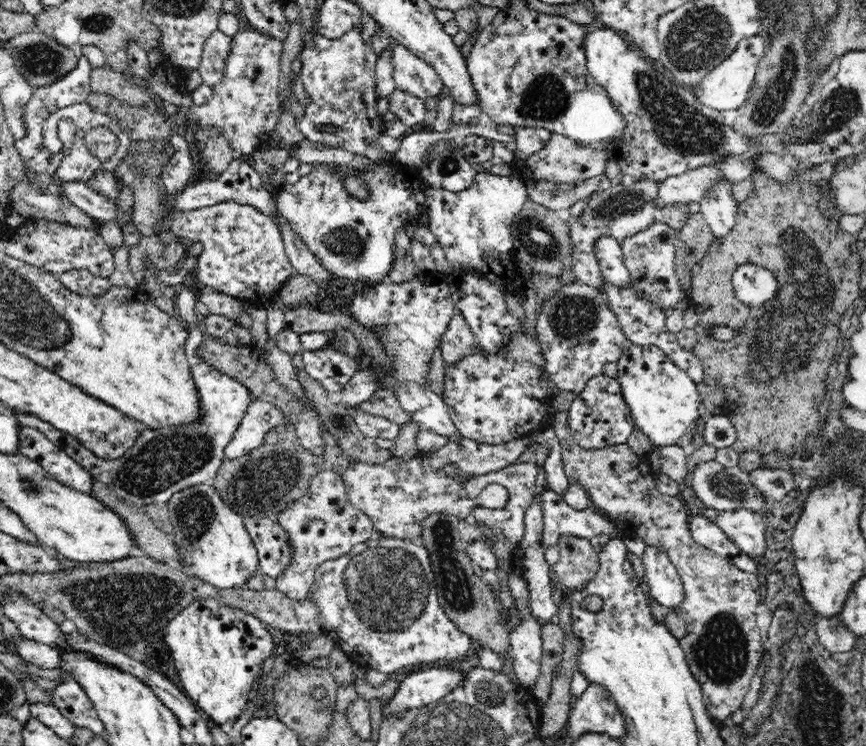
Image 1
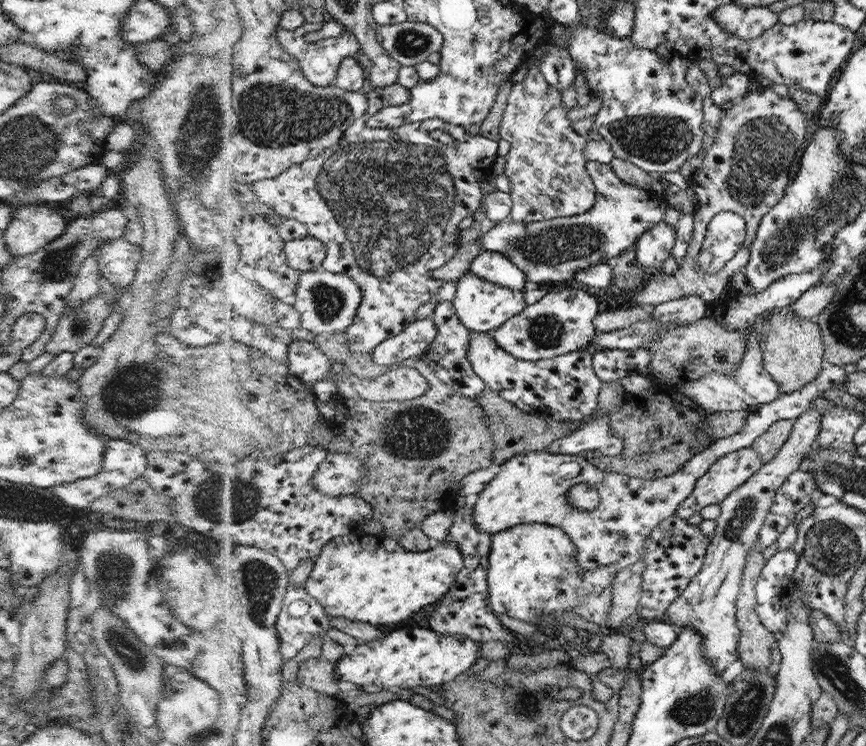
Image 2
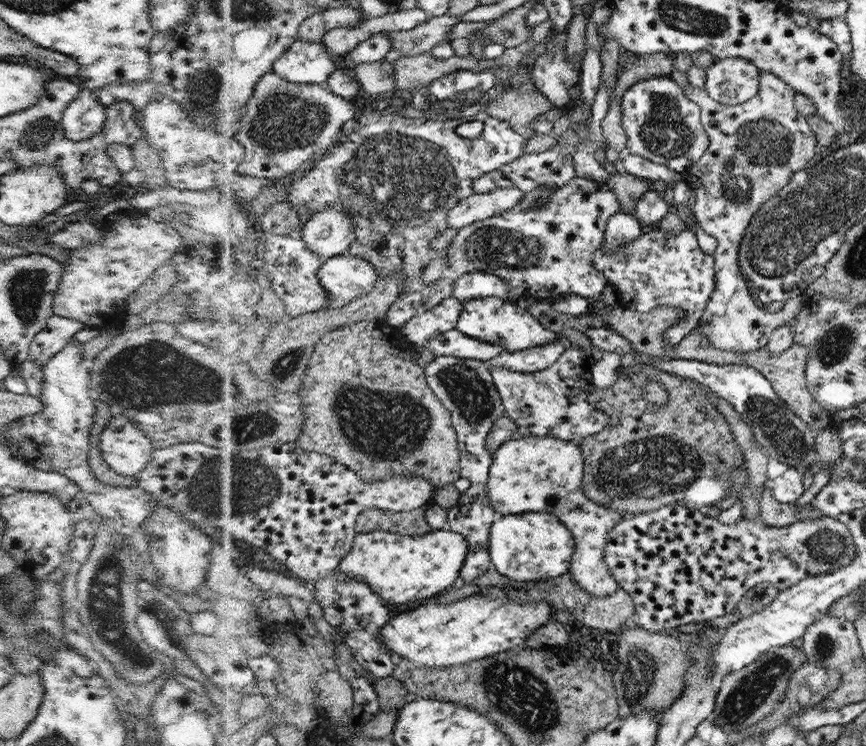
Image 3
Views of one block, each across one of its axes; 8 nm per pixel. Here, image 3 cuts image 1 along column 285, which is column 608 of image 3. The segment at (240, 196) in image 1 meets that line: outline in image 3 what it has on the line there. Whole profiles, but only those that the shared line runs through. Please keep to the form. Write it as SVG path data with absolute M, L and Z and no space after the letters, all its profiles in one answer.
M620 209L610 217L608 222L608 230L605 232L604 239L605 250L615 252L617 246L629 244L644 231L635 215L630 215L630 213Z

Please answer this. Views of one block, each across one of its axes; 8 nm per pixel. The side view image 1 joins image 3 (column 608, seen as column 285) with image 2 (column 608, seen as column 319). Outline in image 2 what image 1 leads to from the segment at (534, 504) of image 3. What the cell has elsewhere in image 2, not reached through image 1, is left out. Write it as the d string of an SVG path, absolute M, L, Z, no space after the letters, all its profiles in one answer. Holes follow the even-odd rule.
M825 365L813 383L809 383L800 391L784 393L784 395L774 401L748 410L744 428L742 428L738 434L716 439L714 444L706 446L702 452L698 452L696 456L692 456L692 458L684 464L684 468L680 468L678 472L674 472L674 474L670 476L664 476L664 478L644 480L636 476L618 474L618 472L602 472L602 470L596 468L595 465L581 455L554 454L549 453L547 450L522 452L508 459L505 463L500 464L500 468L498 468L500 471L486 484L484 489L476 495L474 524L476 524L476 527L478 527L480 531L490 534L498 534L500 531L505 531L506 529L510 529L510 527L516 527L519 524L540 523L554 525L555 527L561 528L572 538L577 548L578 566L580 566L582 573L596 572L600 570L601 567L608 566L608 564L616 564L618 569L623 569L628 565L642 560L642 555L646 554L646 542L648 542L650 535L653 534L654 527L658 526L658 523L664 523L677 513L677 508L692 494L698 479L704 476L718 459L741 448L752 446L754 440L764 434L776 421L797 419L803 412L810 409L812 400L816 400L816 398L822 396L824 390L842 389L847 379L846 370L842 368L842 366ZM564 462L578 462L582 469L574 478L562 478L562 476L560 476L560 466L562 466ZM581 483L592 486L592 488L596 489L596 492L600 494L601 504L594 512L578 510L570 504L568 495L570 488Z

